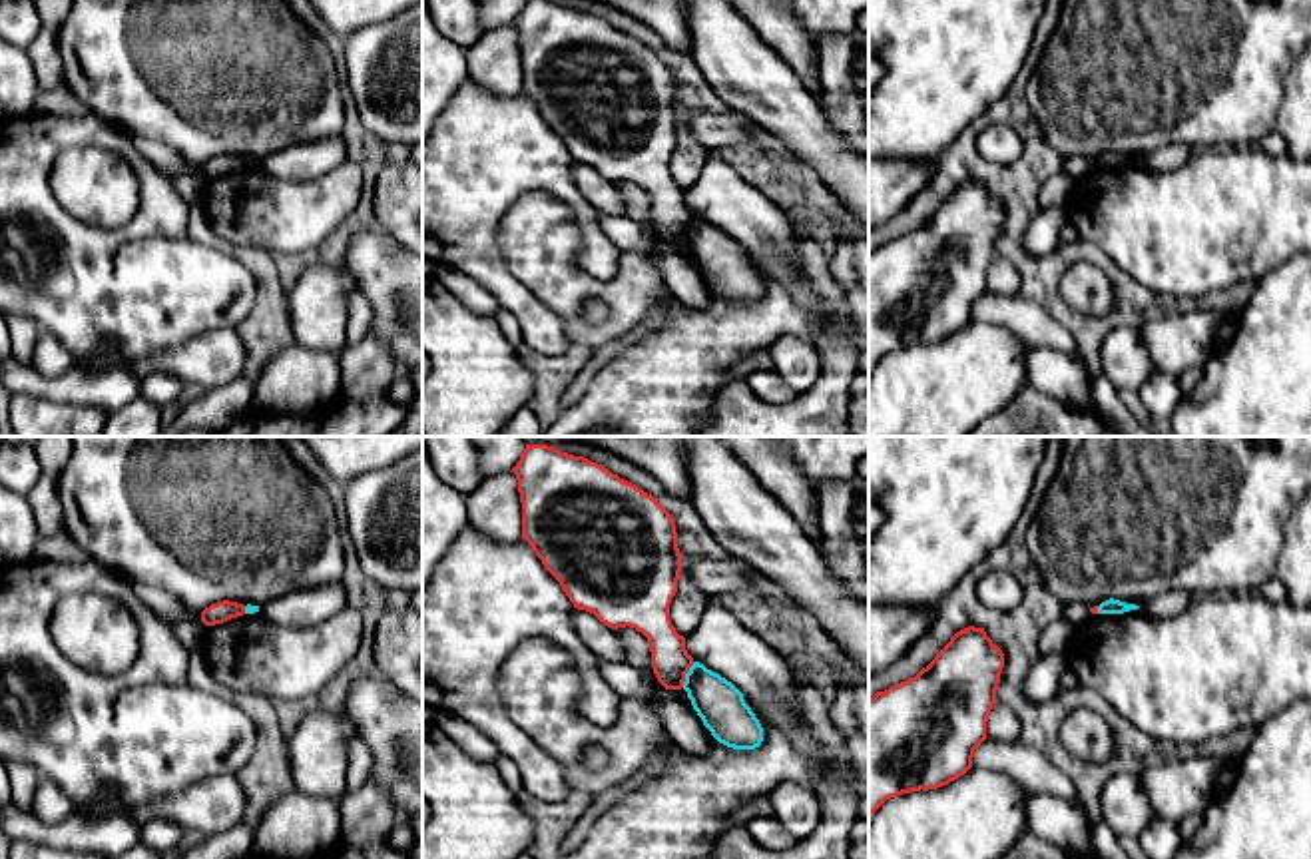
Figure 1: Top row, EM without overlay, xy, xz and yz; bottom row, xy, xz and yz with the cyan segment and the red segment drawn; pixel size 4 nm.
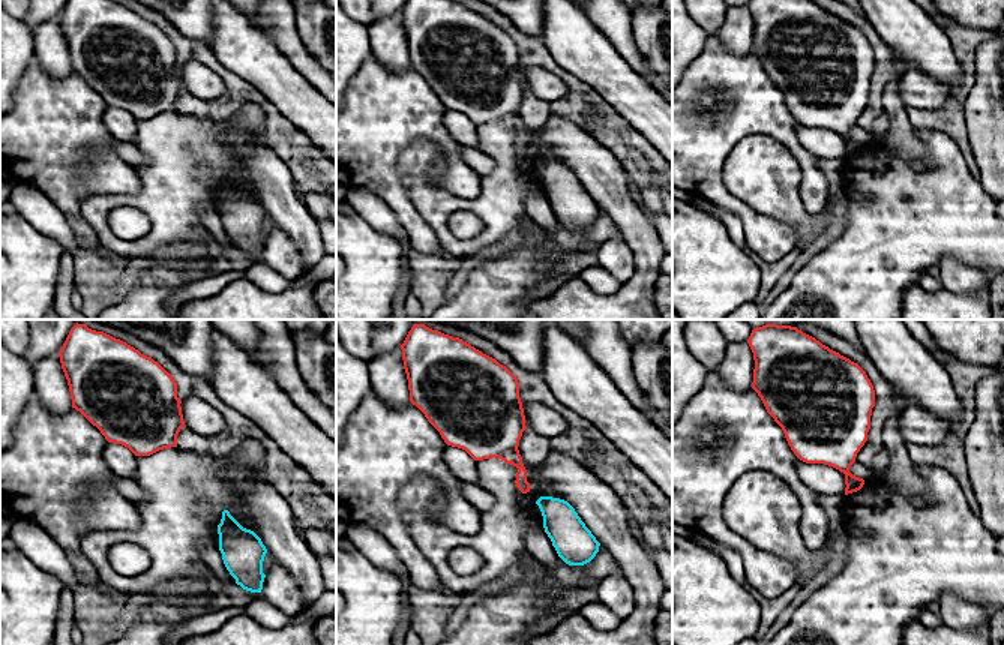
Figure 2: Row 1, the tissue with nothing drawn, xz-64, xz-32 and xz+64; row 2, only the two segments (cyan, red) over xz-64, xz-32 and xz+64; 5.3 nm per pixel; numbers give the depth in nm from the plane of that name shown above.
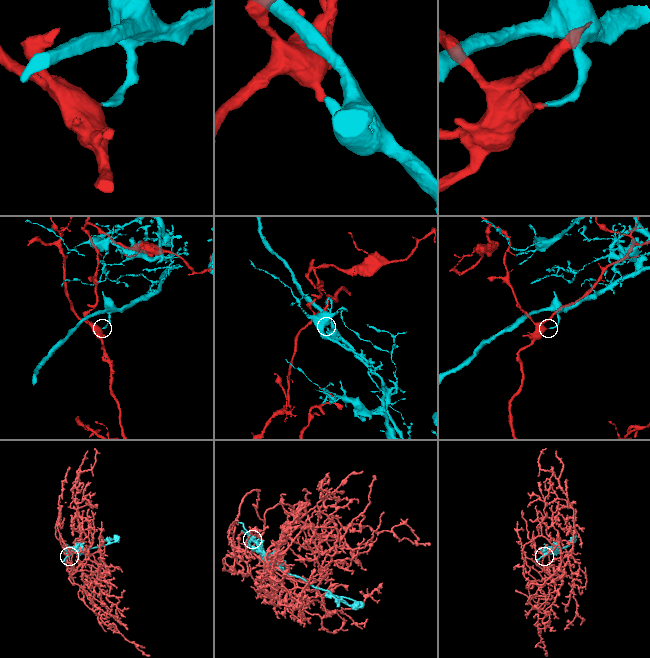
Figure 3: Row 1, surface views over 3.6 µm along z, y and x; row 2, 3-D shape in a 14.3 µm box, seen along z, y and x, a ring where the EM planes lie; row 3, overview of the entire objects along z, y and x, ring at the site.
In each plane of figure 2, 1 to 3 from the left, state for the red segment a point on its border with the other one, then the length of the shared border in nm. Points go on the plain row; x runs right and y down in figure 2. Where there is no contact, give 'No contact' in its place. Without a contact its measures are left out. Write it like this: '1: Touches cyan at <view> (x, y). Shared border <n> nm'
1: No contact
2: No contact
3: No contact

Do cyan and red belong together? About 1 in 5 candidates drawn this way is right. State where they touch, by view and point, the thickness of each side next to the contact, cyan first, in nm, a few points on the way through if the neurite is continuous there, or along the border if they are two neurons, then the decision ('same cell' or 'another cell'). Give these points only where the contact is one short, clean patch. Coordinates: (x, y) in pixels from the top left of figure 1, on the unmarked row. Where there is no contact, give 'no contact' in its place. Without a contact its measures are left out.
xz (686, 228) | 190/160 nm | along xz (694, 216), (682, 240) | another cell

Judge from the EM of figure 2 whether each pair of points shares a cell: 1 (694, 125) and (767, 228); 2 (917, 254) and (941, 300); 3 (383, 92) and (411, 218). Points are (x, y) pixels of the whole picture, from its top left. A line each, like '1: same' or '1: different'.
1: same
2: different
3: same

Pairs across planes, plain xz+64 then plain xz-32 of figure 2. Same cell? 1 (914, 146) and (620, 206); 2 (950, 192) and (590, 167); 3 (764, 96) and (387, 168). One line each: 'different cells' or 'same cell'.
1: same cell
2: different cells
3: same cell

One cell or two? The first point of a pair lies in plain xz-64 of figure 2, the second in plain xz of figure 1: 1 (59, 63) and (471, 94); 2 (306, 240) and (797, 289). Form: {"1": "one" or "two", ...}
{"1": "two", "2": "one"}

